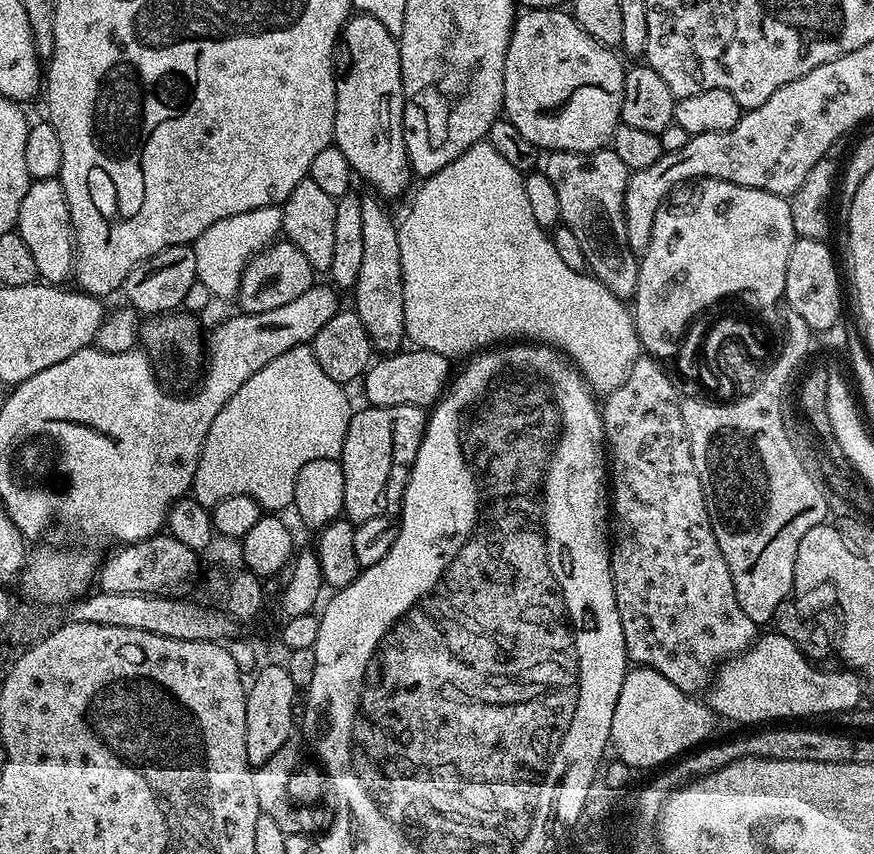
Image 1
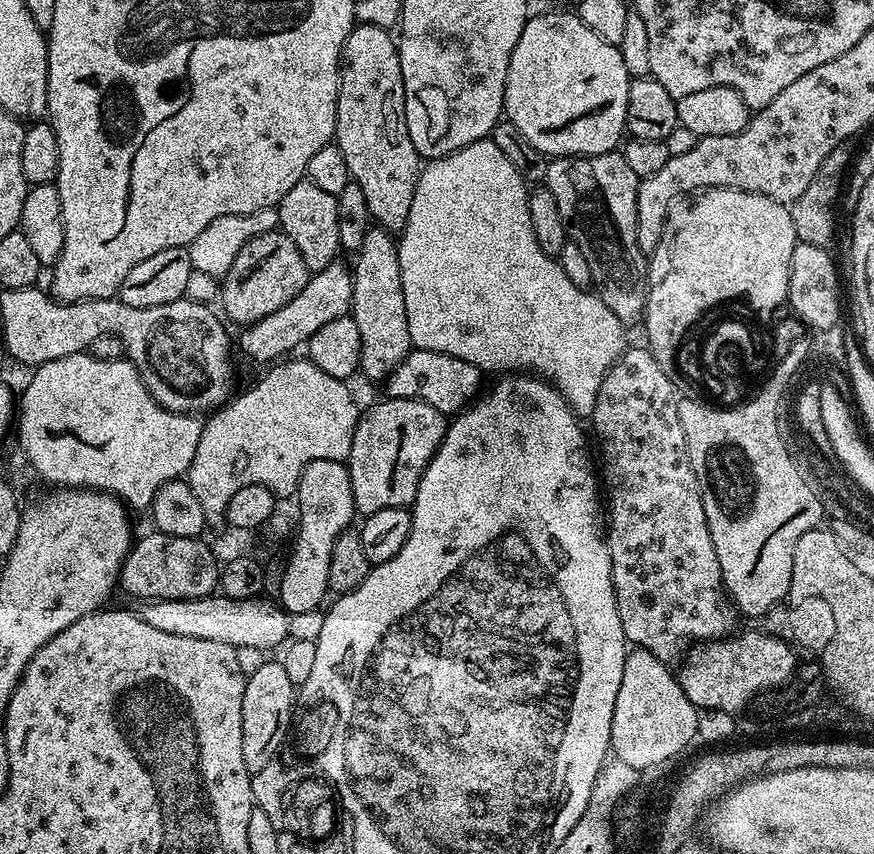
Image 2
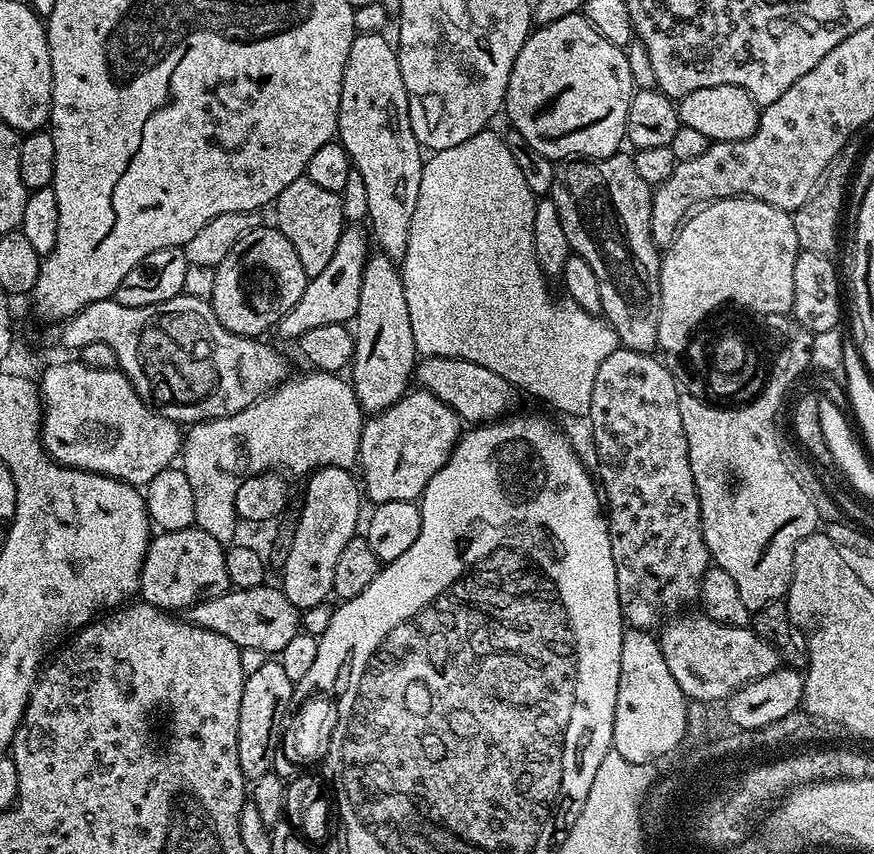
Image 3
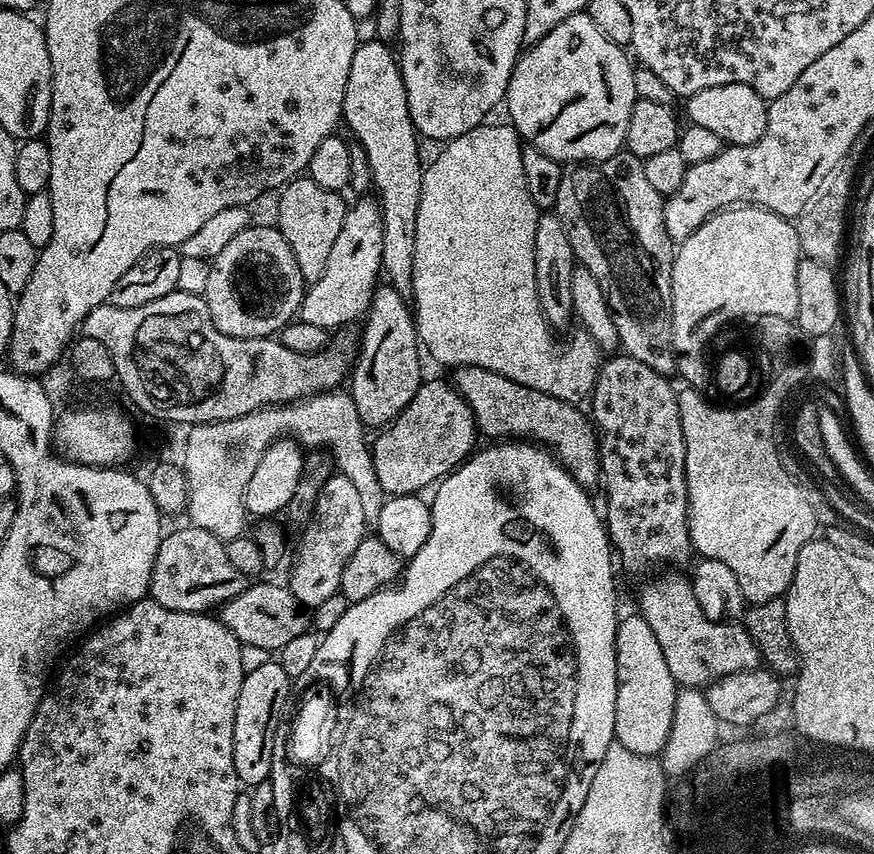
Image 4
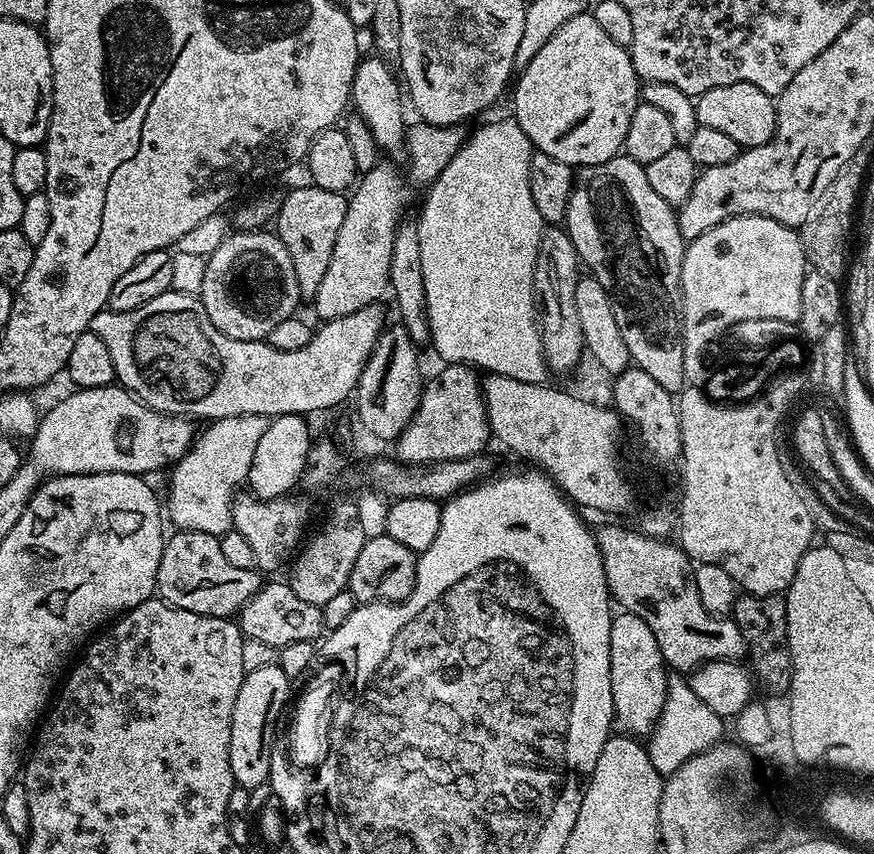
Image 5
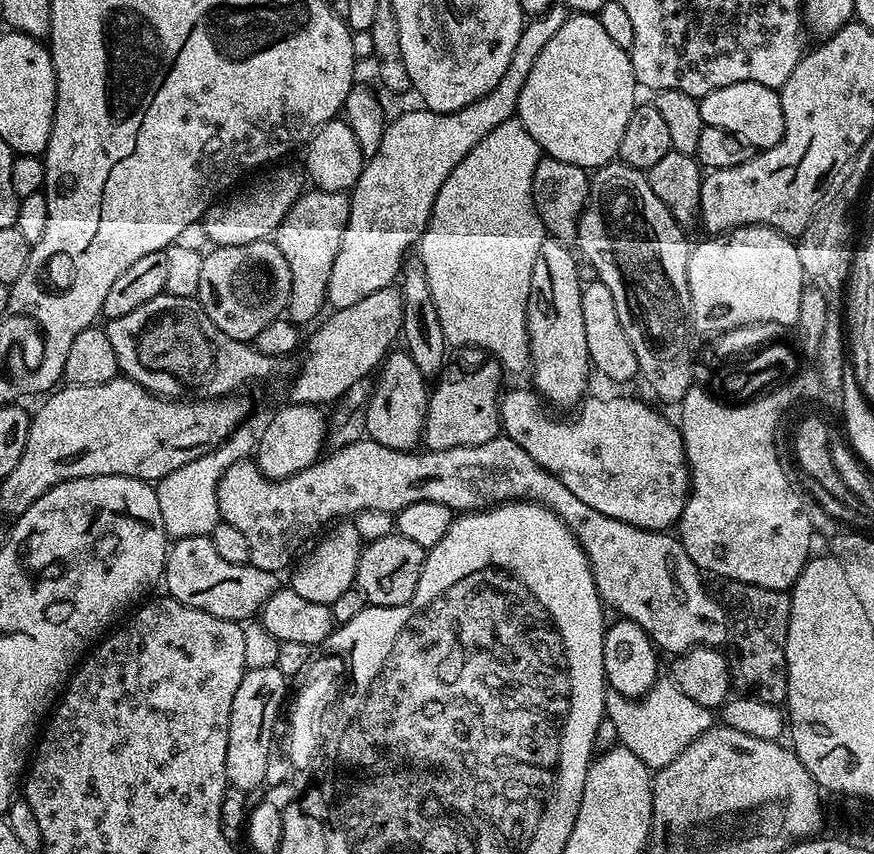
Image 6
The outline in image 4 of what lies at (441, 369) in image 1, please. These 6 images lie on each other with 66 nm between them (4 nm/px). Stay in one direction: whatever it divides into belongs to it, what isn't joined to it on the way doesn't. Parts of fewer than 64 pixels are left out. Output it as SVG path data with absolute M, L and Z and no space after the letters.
M466 366L455 369L450 376L451 383L462 399L470 406L476 419L477 429L488 438L515 438L535 442L548 449L564 469L580 484L591 486L601 479L600 450L598 433L589 417L584 416L575 404L567 404L558 398L550 398L550 394L542 394L538 390L530 390L530 386L518 386L518 382L510 382L510 378L502 378L502 374L494 374L494 370L482 370L482 366Z

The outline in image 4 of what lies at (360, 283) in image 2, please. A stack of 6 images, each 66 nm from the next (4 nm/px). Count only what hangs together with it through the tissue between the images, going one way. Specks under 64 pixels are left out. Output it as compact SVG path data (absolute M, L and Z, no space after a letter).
M391 286L377 287L366 315L363 317L364 337L360 353L355 353L350 368L350 395L365 429L380 430L392 423L420 389L420 356L422 349L416 337L413 309Z

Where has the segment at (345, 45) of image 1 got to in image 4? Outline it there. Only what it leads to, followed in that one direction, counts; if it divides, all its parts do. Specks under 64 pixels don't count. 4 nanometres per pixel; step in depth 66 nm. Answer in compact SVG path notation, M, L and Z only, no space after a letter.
M374 39L365 44L357 43L354 62L350 62L350 78L346 82L343 123L352 131L351 139L366 150L366 162L370 164L372 188L380 206L382 222L382 276L398 294L405 298L412 295L414 278L414 238L418 234L418 202L422 198L424 168L420 164L420 148L416 145L418 133L410 118L408 95L404 75L400 73L397 57L387 43Z

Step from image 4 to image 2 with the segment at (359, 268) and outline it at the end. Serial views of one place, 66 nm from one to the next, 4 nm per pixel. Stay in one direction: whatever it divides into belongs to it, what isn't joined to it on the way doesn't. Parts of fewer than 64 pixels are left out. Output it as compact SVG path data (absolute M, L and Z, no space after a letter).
M337 262L326 266L326 270L311 273L306 286L302 286L300 293L290 302L286 302L286 306L274 310L274 314L266 314L266 318L258 322L247 325L241 331L244 333L240 336L240 344L238 340L239 351L241 348L250 359L267 365L277 358L295 353L292 351L299 344L300 347L307 345L310 337L318 334L318 330L322 330L326 322L334 322L334 318L349 315L352 307L352 274L347 267L343 268L342 264Z

